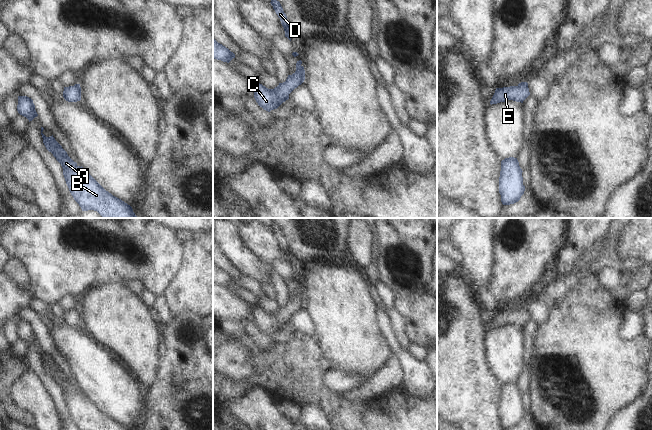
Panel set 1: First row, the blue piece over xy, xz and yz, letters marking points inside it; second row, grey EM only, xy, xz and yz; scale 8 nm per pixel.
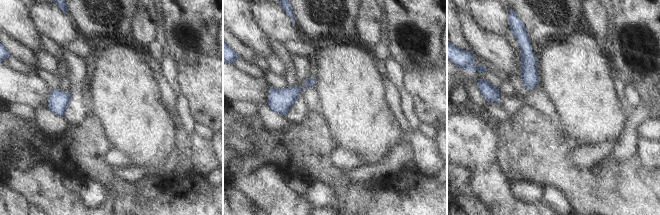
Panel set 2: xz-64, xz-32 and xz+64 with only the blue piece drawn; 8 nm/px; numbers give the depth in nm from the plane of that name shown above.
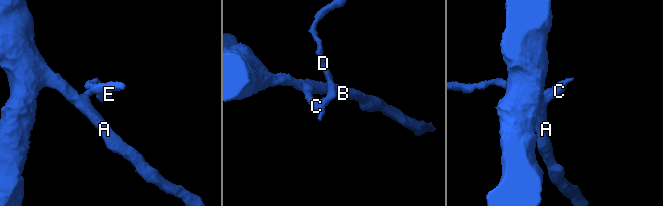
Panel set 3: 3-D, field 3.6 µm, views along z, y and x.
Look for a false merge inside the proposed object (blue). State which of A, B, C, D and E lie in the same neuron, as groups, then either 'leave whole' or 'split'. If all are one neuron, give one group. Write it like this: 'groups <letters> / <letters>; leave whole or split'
groups A B C D E; leave whole

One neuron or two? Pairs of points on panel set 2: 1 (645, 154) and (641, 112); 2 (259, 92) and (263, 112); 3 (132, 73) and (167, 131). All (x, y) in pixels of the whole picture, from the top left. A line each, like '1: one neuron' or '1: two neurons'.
1: two neurons
2: two neurons
3: one neuron

